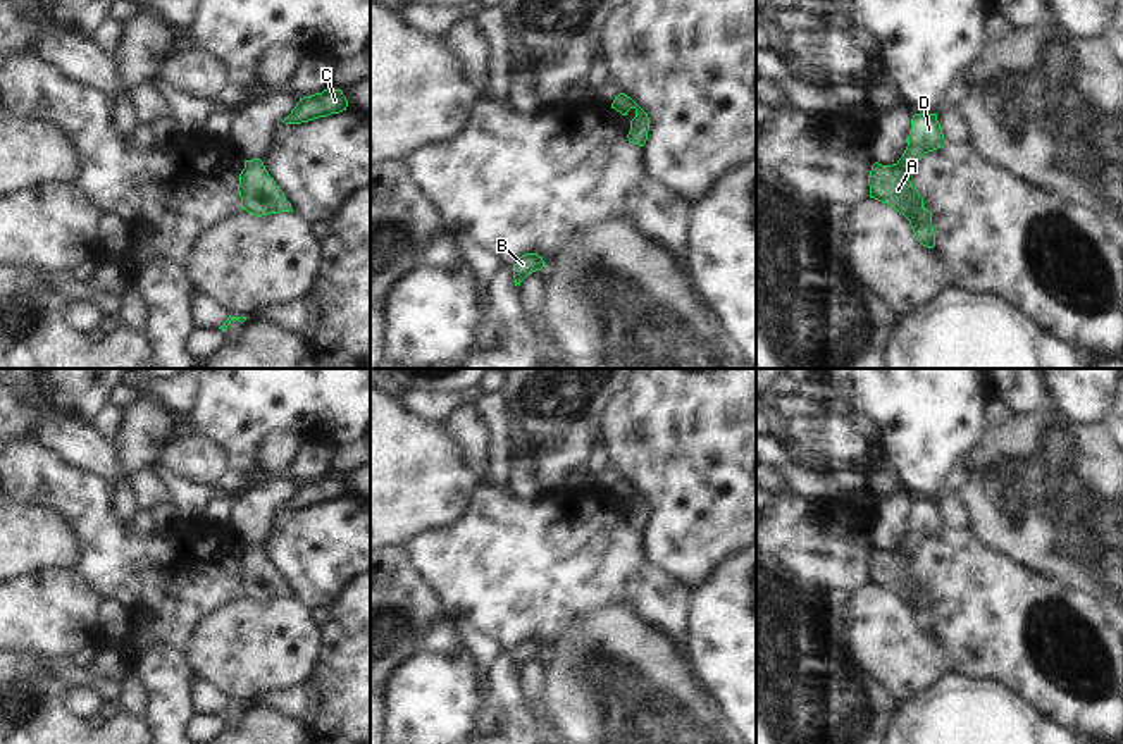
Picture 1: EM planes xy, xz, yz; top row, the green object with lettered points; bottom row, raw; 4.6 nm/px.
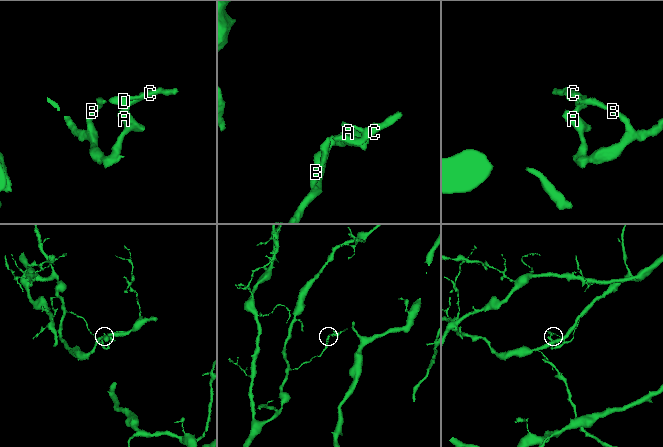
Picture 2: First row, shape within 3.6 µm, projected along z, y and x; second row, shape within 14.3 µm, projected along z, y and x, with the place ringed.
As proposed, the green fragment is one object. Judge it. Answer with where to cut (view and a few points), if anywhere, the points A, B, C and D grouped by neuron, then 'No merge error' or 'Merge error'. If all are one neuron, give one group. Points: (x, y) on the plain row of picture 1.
No split. Groups: A B C D. No merge error.

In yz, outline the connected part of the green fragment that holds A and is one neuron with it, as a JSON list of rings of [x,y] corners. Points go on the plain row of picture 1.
[[[915,499],[903,542],[892,551],[875,548],[868,561],[870,584],[903,599],[909,606],[916,625],[927,634],[935,632],[932,598],[923,592],[923,584],[909,567],[909,558],[925,539],[944,530],[937,499]]]

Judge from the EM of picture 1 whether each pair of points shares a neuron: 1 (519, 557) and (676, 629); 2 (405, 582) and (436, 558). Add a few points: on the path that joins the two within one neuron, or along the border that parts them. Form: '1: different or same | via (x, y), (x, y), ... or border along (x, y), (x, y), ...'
1: same | via (558, 567), (614, 567), (638, 589)
2: different | border along (403, 546), (410, 564), (434, 591), (441, 607)

